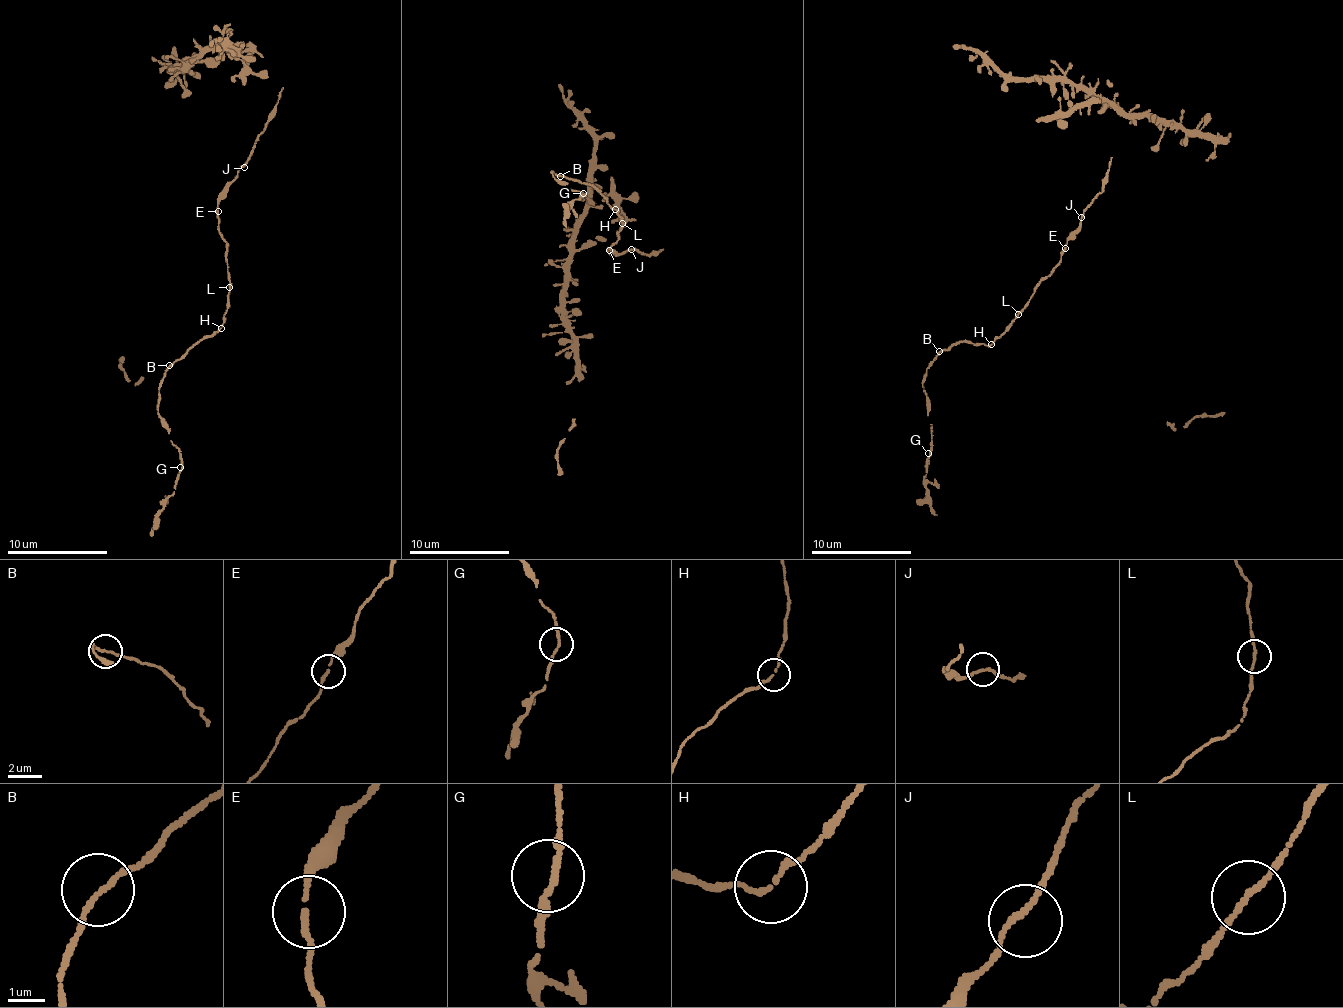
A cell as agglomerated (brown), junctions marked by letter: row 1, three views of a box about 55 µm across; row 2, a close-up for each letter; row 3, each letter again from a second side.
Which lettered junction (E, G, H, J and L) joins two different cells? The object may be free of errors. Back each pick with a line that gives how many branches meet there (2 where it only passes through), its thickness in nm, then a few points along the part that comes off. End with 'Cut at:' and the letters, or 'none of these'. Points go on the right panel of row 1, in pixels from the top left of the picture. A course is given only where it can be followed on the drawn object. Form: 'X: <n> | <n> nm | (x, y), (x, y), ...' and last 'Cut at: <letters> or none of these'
Cut at: none of these

